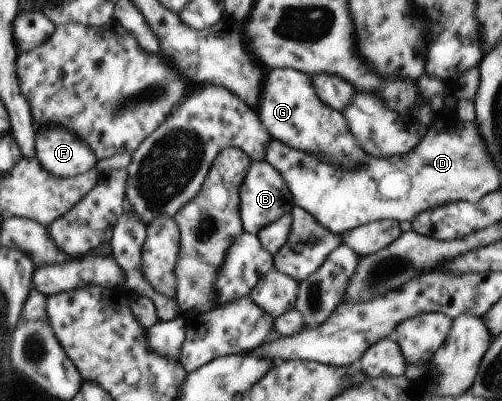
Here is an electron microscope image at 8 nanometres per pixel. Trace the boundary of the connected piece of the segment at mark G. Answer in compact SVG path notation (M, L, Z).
M273 69L267 75L267 79L261 87L259 109L257 109L257 115L259 115L261 123L265 125L265 129L275 139L283 139L281 143L287 143L287 147L309 153L323 161L329 159L329 163L335 163L335 165L341 165L339 159L343 159L343 163L351 163L351 159L355 159L355 161L361 159L365 153L359 151L359 145L357 145L355 137L351 135L343 115L339 111L327 107L325 103L321 103L321 99L315 95L315 91L307 79L309 79L307 75L303 75L295 69Z

